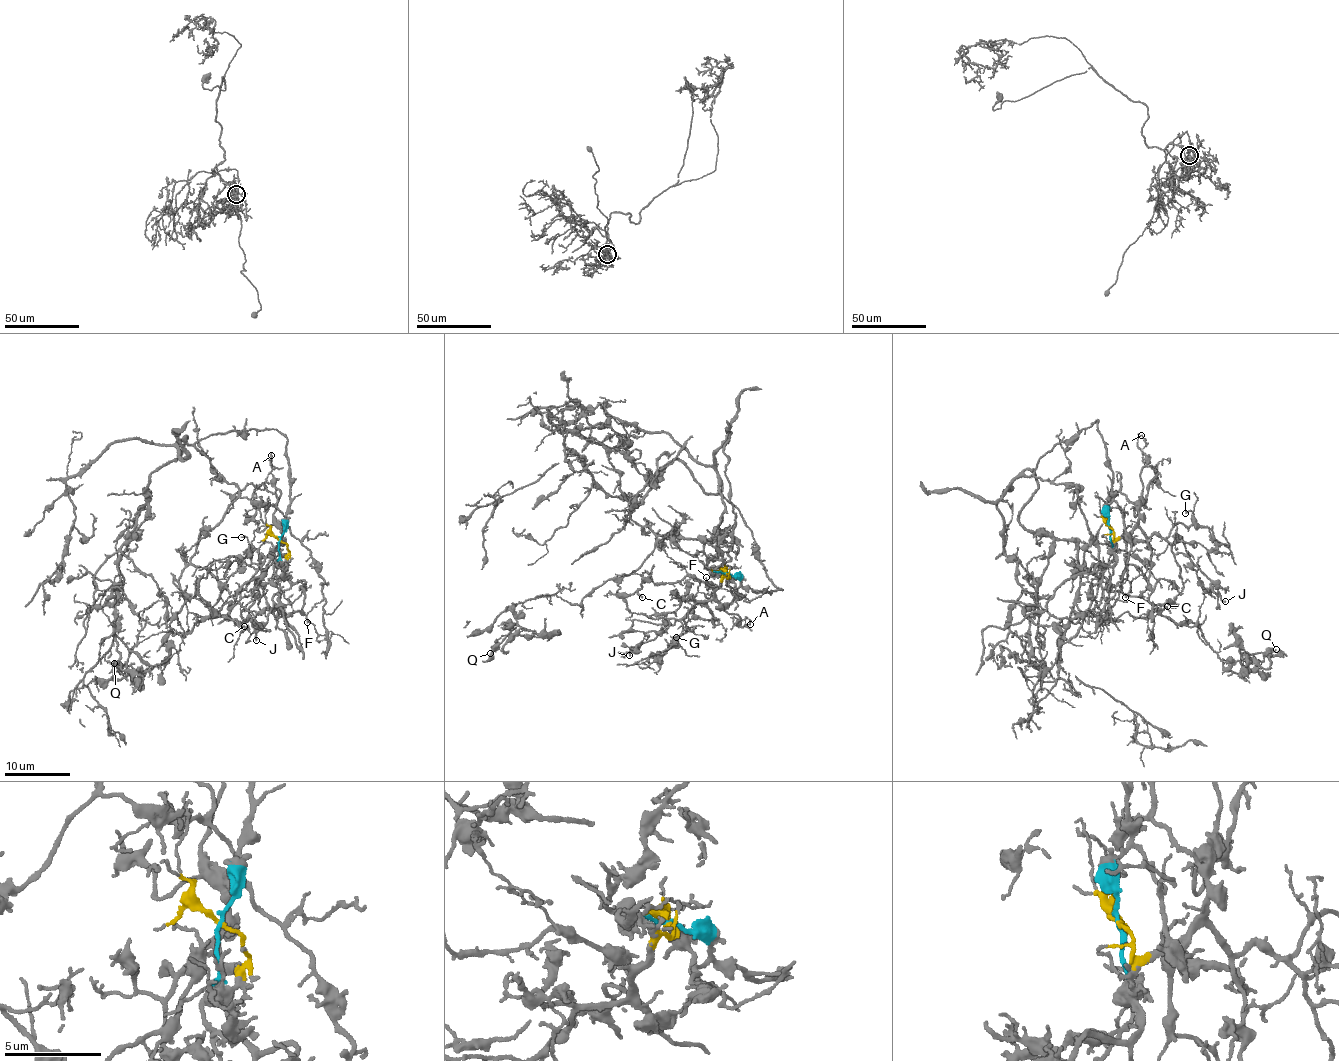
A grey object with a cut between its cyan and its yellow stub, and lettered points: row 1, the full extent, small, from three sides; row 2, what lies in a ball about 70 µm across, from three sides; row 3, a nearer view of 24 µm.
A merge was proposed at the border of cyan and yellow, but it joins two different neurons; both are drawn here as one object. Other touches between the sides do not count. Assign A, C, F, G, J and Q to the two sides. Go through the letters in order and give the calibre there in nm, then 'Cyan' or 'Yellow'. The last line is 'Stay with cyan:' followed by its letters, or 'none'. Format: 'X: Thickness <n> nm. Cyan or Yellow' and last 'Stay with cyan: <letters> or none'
A: Thickness 140 nm. Yellow
C: Thickness 140 nm. Yellow
F: Thickness 110 nm. Cyan
G: Thickness 160 nm. Yellow
J: Thickness 150 nm. Yellow
Q: Thickness 170 nm. Cyan
Stay with cyan: F, Q

